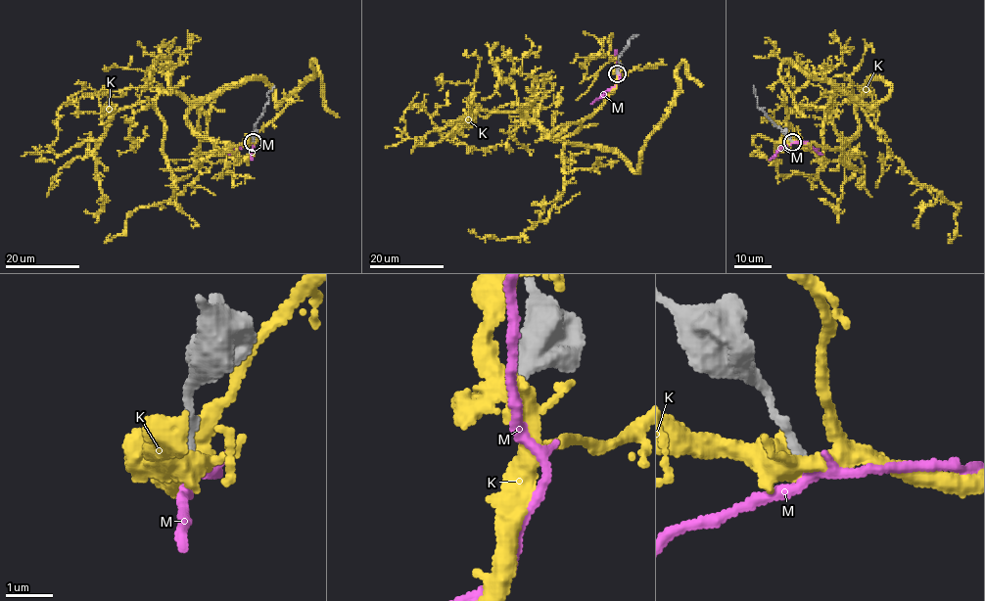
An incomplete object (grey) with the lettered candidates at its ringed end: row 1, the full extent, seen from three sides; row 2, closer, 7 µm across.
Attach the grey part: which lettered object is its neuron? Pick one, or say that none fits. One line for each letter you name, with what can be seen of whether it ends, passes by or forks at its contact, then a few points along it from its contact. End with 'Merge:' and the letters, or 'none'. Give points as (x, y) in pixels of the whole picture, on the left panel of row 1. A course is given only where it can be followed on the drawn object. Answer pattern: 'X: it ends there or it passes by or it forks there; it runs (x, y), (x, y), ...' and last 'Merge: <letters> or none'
M: it passes by; it runs (253, 141), (256, 142), (245, 143), (226, 155)
Merge: M

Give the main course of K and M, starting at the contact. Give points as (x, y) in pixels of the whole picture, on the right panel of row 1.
K: (791, 141), (841, 148), (859, 130), (870, 79), (891, 88), (866, 107), (785, 60), (781, 81), (806, 116)
M: (792, 141), (807, 143), (821, 155)

